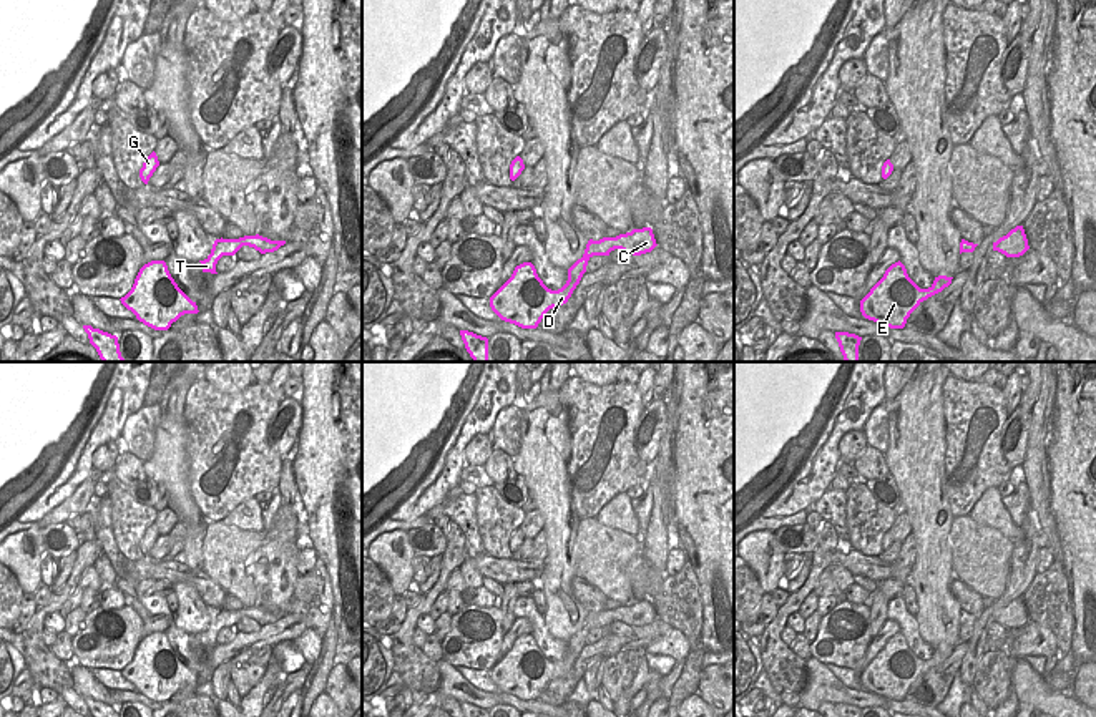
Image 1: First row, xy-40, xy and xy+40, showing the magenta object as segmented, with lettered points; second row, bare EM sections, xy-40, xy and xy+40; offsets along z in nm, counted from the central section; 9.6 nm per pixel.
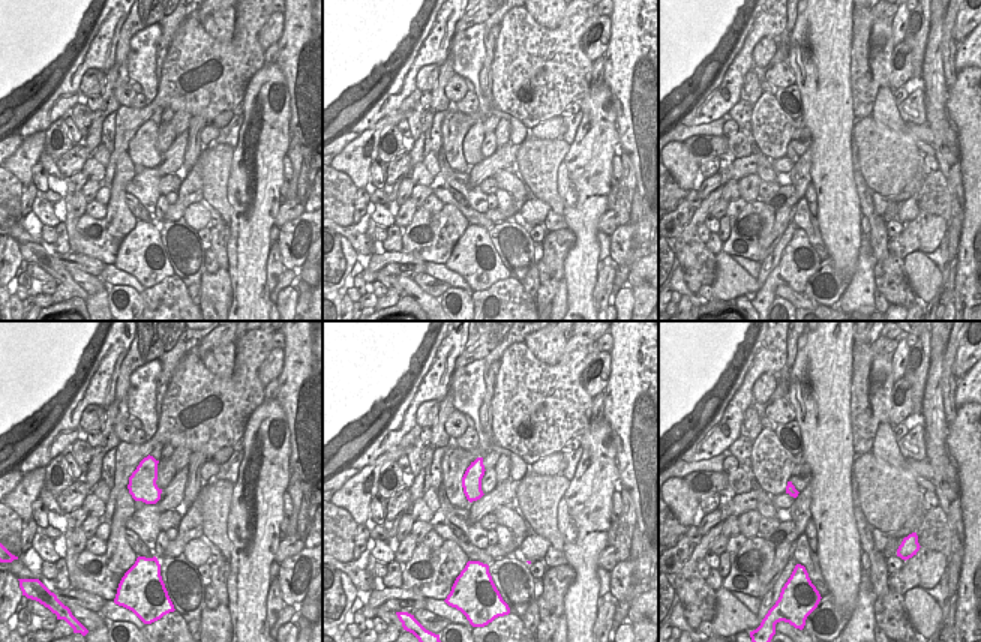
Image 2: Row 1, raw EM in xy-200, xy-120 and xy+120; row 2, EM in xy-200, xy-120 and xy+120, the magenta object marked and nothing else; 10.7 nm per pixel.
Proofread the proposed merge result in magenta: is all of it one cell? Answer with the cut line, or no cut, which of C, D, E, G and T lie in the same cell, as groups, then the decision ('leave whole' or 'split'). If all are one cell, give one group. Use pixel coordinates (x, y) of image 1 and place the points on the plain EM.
no cut | C D E G T | leave whole

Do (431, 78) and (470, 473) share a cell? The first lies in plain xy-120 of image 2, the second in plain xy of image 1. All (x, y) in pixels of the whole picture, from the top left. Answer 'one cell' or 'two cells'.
two cells

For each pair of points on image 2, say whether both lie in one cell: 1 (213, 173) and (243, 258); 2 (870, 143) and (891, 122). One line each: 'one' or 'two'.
1: two
2: two

